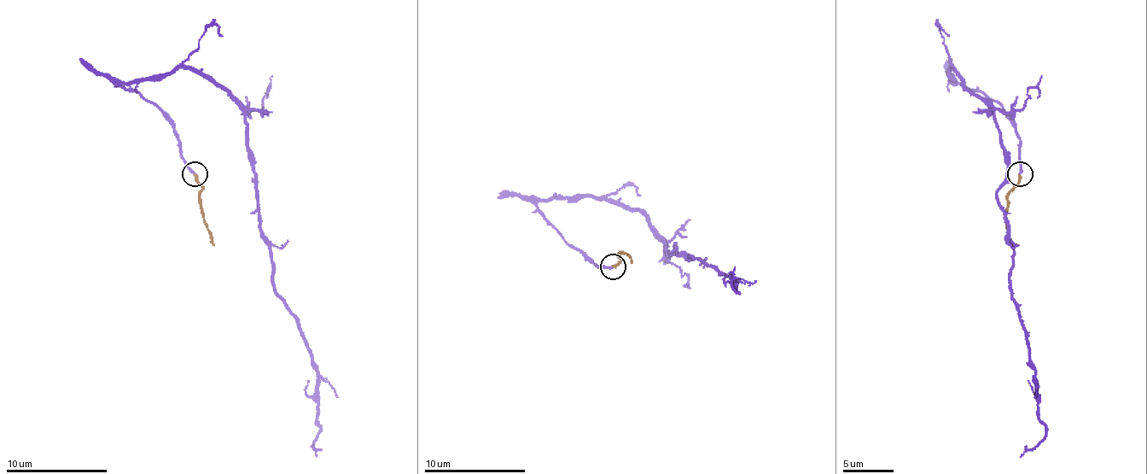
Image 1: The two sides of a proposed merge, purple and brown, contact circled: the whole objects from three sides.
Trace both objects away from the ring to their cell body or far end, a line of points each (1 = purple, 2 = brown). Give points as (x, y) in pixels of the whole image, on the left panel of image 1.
1: (194, 173), (171, 122), (120, 82), (194, 67), (245, 113), (272, 289), (316, 371), (316, 457)
2: (194, 173), (194, 181), (201, 189), (199, 196), (201, 216), (214, 244)

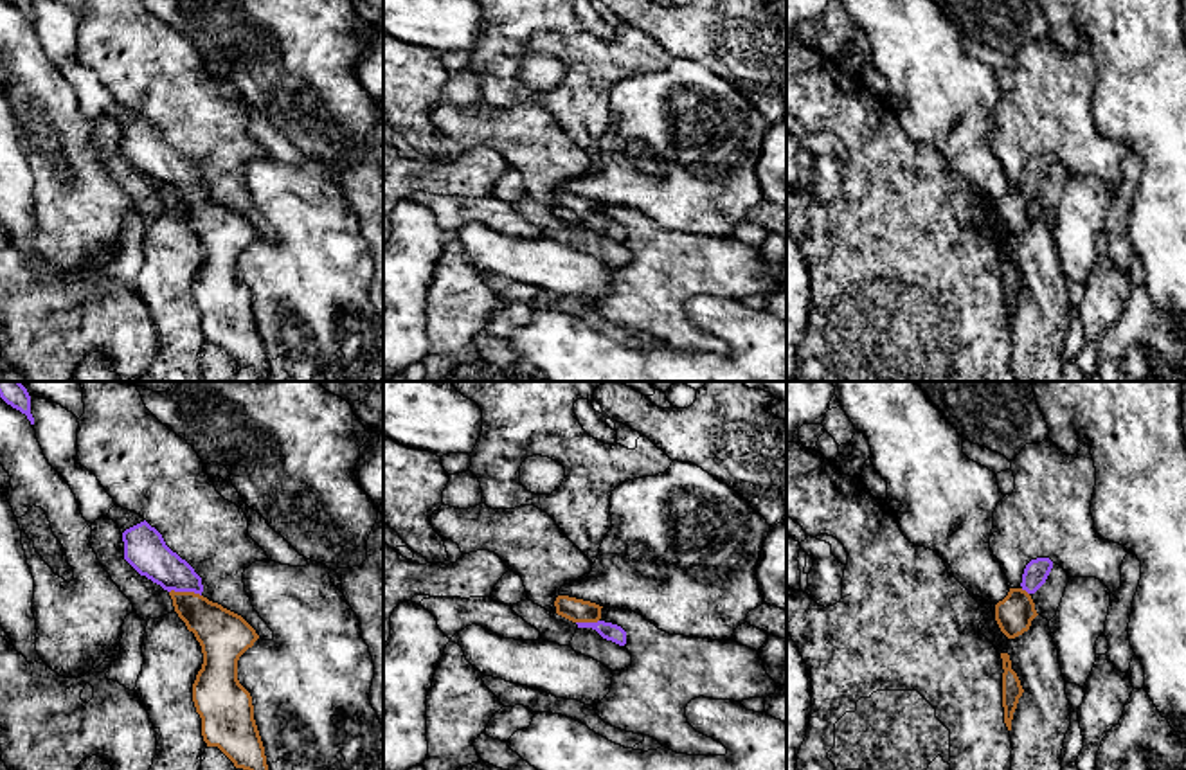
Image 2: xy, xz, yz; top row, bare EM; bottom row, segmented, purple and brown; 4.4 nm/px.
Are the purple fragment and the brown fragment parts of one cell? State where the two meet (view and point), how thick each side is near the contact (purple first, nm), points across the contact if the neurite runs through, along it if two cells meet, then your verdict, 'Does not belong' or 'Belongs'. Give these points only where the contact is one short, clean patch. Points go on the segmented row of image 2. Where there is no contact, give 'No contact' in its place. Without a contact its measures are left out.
Touches purple at xy (186, 590). Thickness 190 nm (purple) against 220 nm. Path across: xy (146, 551), (186, 590), (188, 599), (222, 634). Belongs

